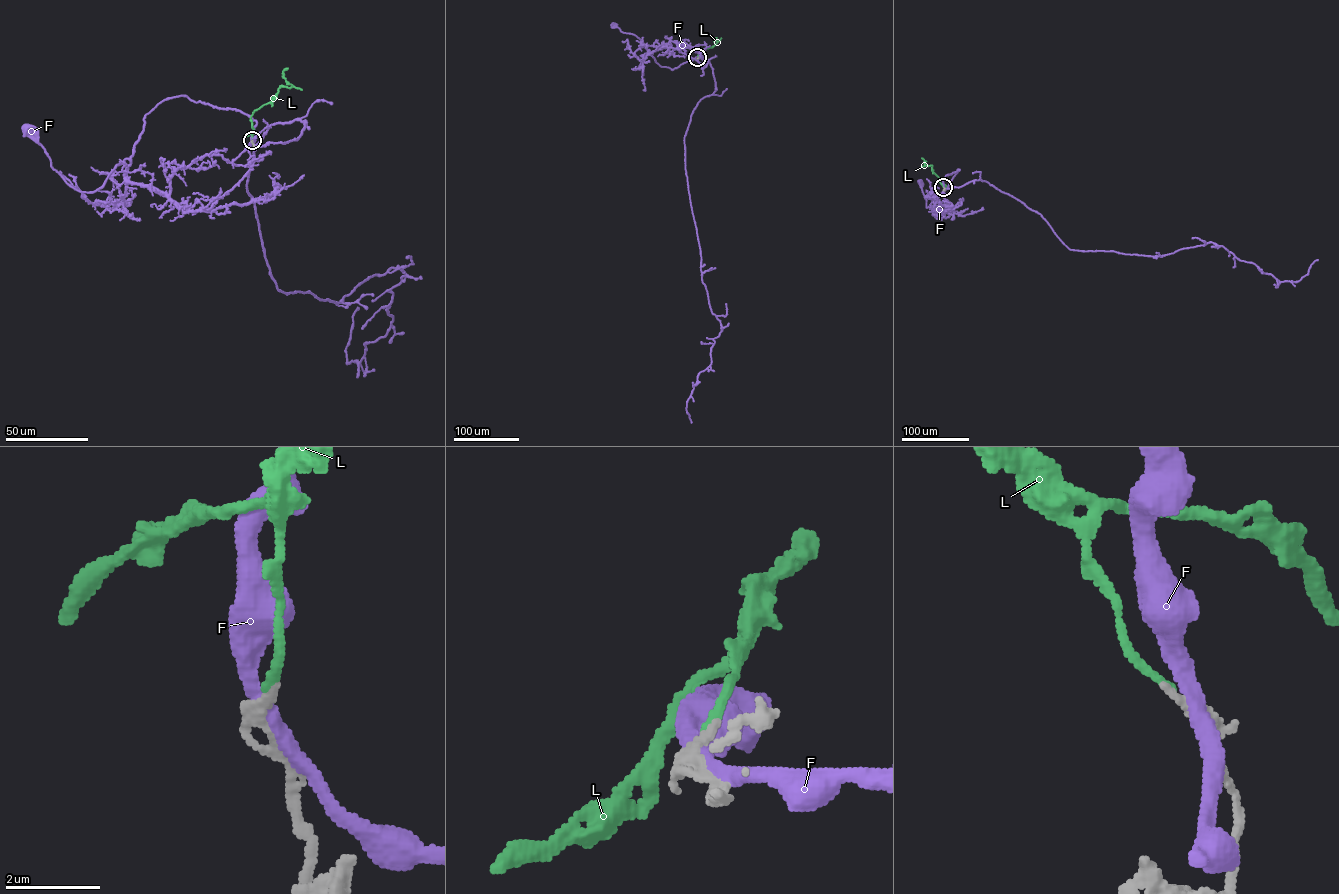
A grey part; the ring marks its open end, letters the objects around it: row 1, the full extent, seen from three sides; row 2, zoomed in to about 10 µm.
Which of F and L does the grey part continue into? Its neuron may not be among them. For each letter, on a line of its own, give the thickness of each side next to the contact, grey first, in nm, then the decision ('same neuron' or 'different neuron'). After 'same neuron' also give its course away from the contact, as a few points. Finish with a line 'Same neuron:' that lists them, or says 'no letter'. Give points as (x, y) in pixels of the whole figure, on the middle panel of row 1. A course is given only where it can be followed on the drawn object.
F: 400/360 nm | different neuron
L: 280/150 nm | same neuron | via (697, 57), (700, 50), (714, 45), (716, 37)
Same neuron: L

